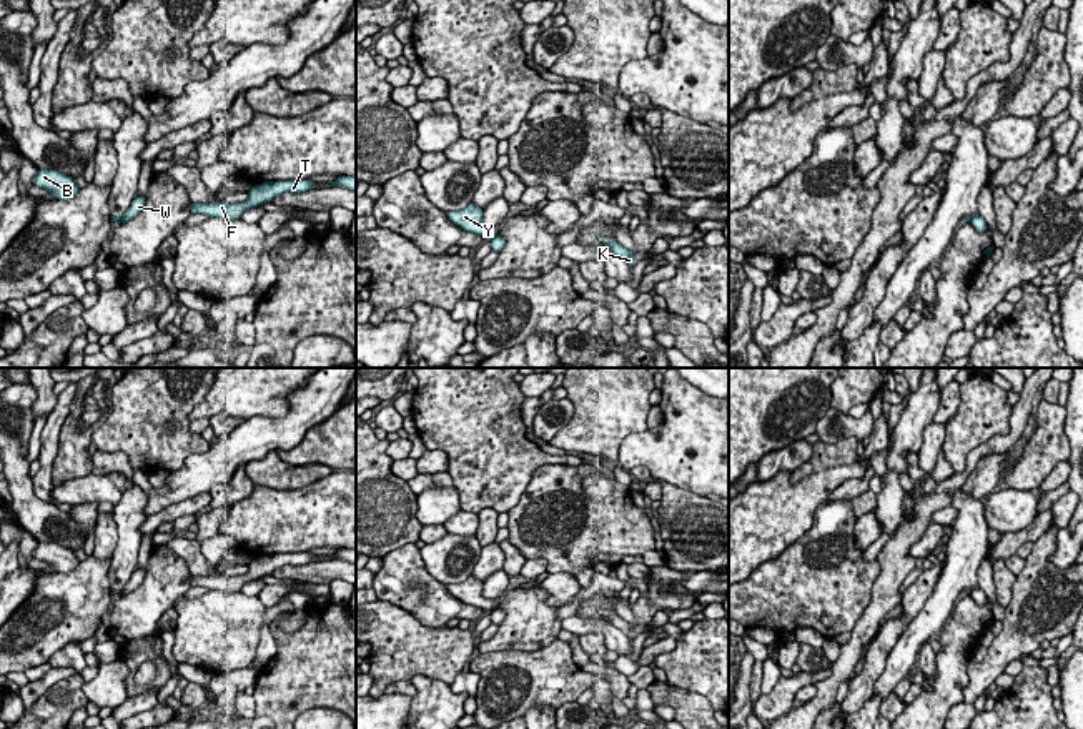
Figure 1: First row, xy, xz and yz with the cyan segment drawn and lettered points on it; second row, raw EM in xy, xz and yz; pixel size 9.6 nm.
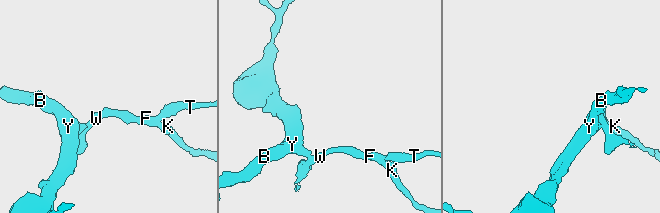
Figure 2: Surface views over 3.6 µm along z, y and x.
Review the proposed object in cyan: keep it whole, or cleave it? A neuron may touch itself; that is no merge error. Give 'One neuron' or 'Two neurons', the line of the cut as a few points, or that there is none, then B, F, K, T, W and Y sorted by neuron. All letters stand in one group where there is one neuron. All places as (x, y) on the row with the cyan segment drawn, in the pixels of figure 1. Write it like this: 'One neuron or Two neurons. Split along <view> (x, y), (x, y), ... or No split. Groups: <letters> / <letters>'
Two neurons. Split along xz (496, 235), (489, 238). Groups: B Y / F K T W

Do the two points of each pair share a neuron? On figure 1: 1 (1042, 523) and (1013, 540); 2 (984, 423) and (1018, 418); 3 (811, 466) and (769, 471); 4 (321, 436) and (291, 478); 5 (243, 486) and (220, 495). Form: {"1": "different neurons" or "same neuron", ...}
{"1": "same neuron", "2": "different neurons", "3": "different neurons", "4": "same neuron", "5": "same neuron"}

